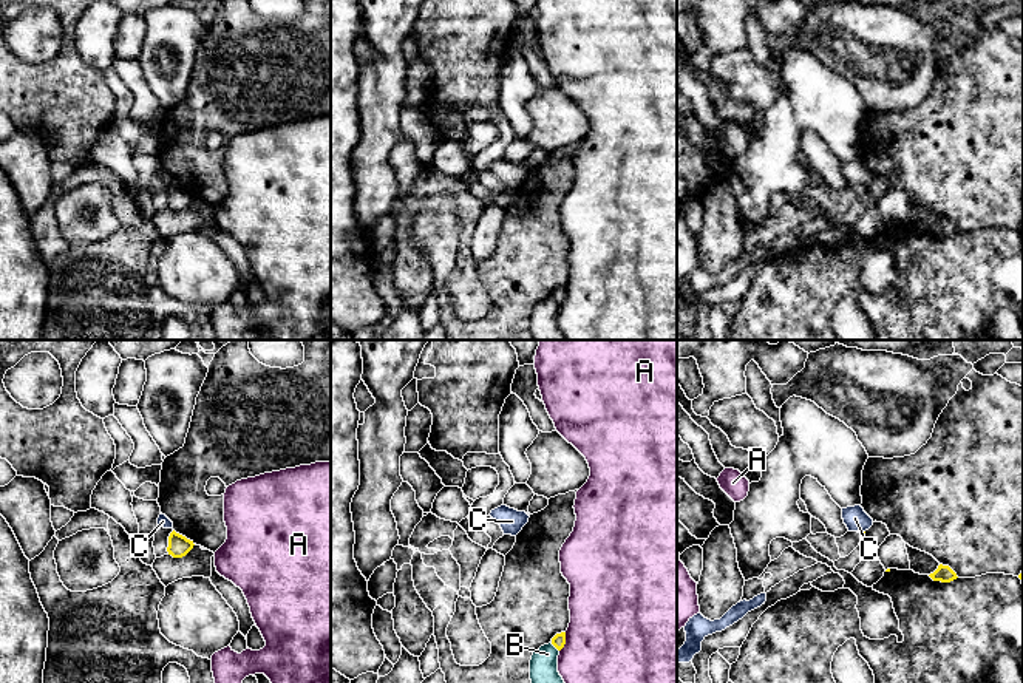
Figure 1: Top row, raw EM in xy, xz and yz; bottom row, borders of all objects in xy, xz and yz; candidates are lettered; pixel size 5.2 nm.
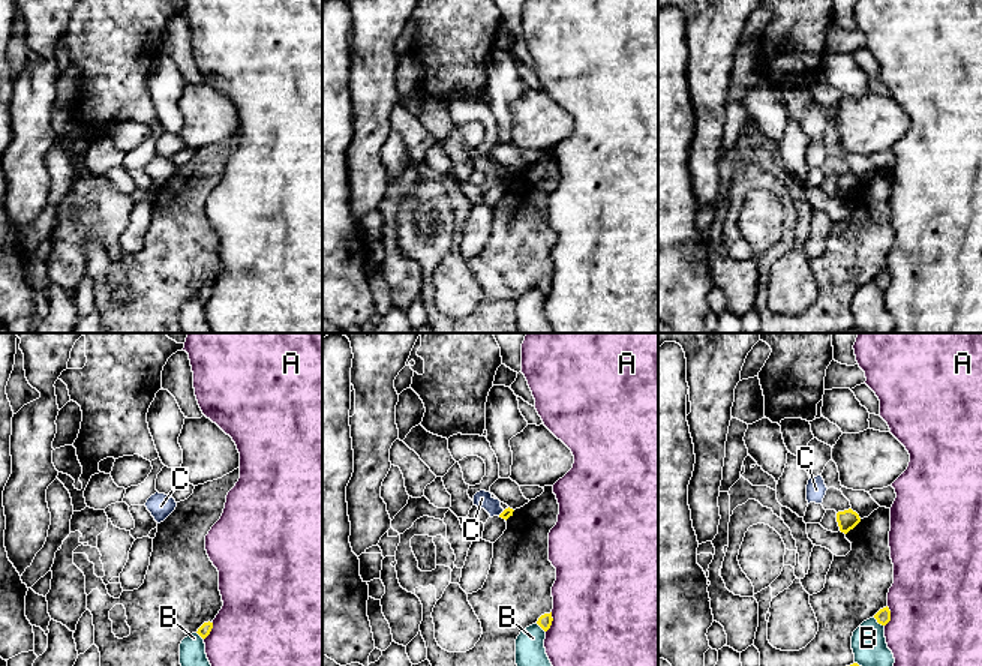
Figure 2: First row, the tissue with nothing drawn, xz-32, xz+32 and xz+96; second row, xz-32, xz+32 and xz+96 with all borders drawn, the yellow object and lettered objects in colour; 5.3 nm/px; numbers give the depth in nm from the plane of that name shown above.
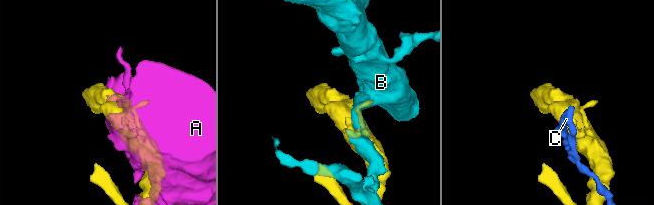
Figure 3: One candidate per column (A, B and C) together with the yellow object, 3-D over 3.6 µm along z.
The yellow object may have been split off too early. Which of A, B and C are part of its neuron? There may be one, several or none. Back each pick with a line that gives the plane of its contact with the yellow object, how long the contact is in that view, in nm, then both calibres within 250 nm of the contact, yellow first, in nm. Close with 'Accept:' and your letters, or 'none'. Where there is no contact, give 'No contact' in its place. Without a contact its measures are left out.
Accept: none

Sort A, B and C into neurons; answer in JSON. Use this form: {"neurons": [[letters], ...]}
{"neurons": [["A"], ["B"], ["C"]]}

